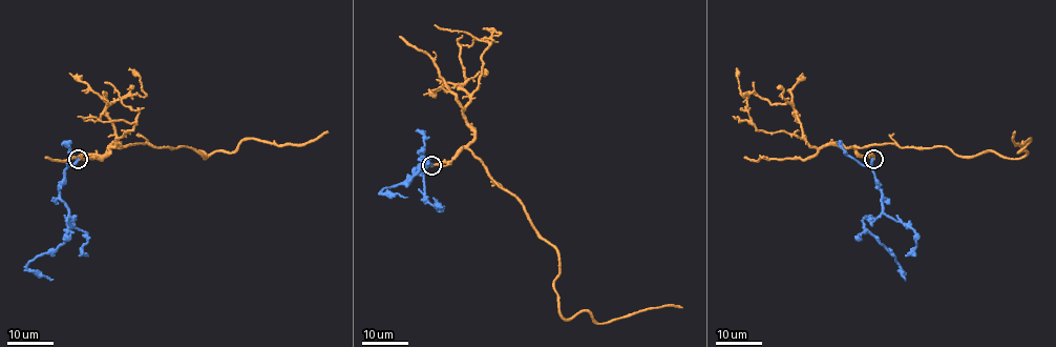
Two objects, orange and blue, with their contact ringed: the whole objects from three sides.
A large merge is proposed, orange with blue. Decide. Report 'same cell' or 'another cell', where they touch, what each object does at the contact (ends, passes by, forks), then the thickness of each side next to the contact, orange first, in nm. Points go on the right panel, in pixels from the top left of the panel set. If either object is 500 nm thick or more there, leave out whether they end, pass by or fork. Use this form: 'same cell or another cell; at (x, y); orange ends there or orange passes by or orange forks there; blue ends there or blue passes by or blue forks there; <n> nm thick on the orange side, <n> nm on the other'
another cell; at (873, 159); orange ends there; blue ends there; 280 nm thick on the orange side, 280 nm on the other

